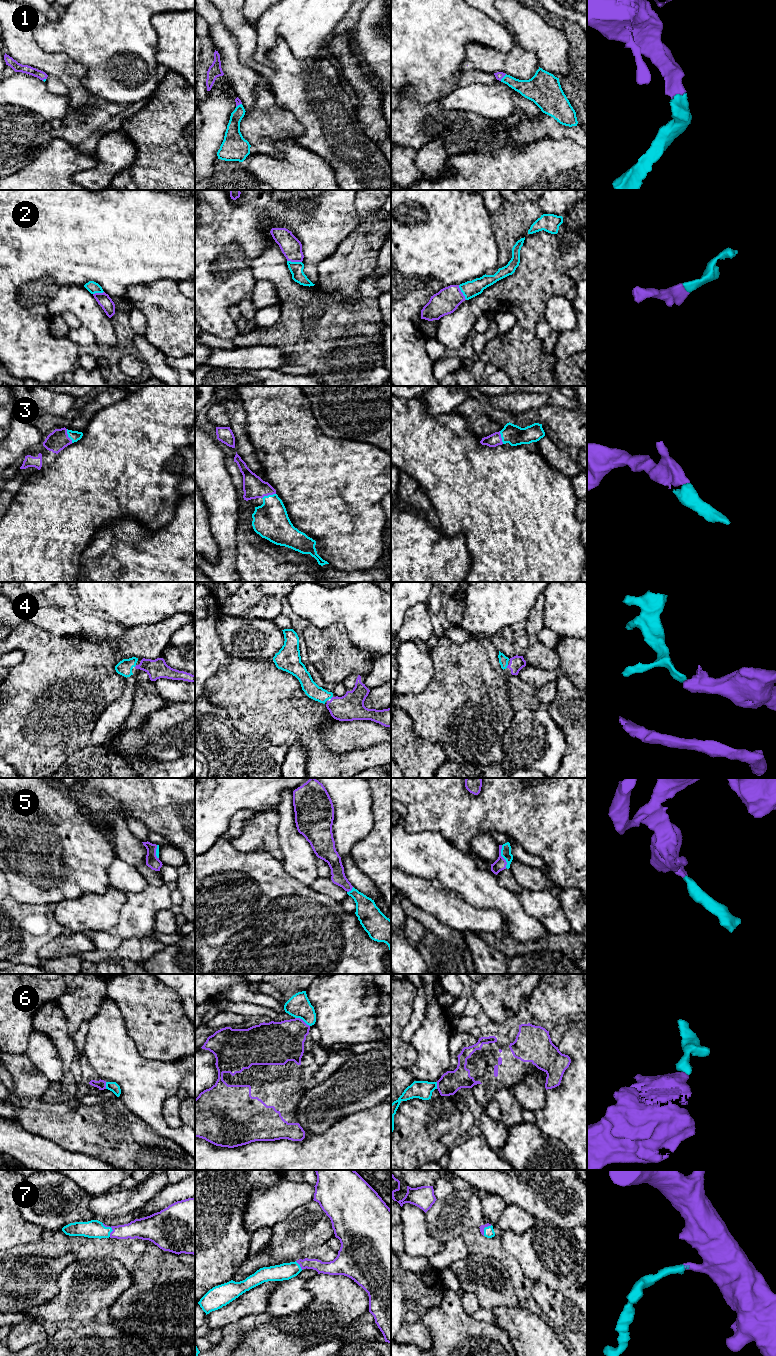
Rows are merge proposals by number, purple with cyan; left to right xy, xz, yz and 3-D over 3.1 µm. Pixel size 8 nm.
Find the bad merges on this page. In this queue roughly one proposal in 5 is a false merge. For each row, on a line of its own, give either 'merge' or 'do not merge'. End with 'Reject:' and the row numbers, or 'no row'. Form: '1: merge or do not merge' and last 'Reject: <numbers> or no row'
1: merge
2: merge
3: merge
4: merge
5: merge
6: merge
7: merge
Reject: no row

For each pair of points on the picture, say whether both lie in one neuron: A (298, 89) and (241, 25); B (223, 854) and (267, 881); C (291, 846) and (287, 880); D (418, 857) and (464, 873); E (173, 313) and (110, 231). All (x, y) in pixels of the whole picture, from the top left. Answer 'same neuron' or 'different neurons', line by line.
A: same neuron
B: same neuron
C: different neurons
D: same neuron
E: different neurons

